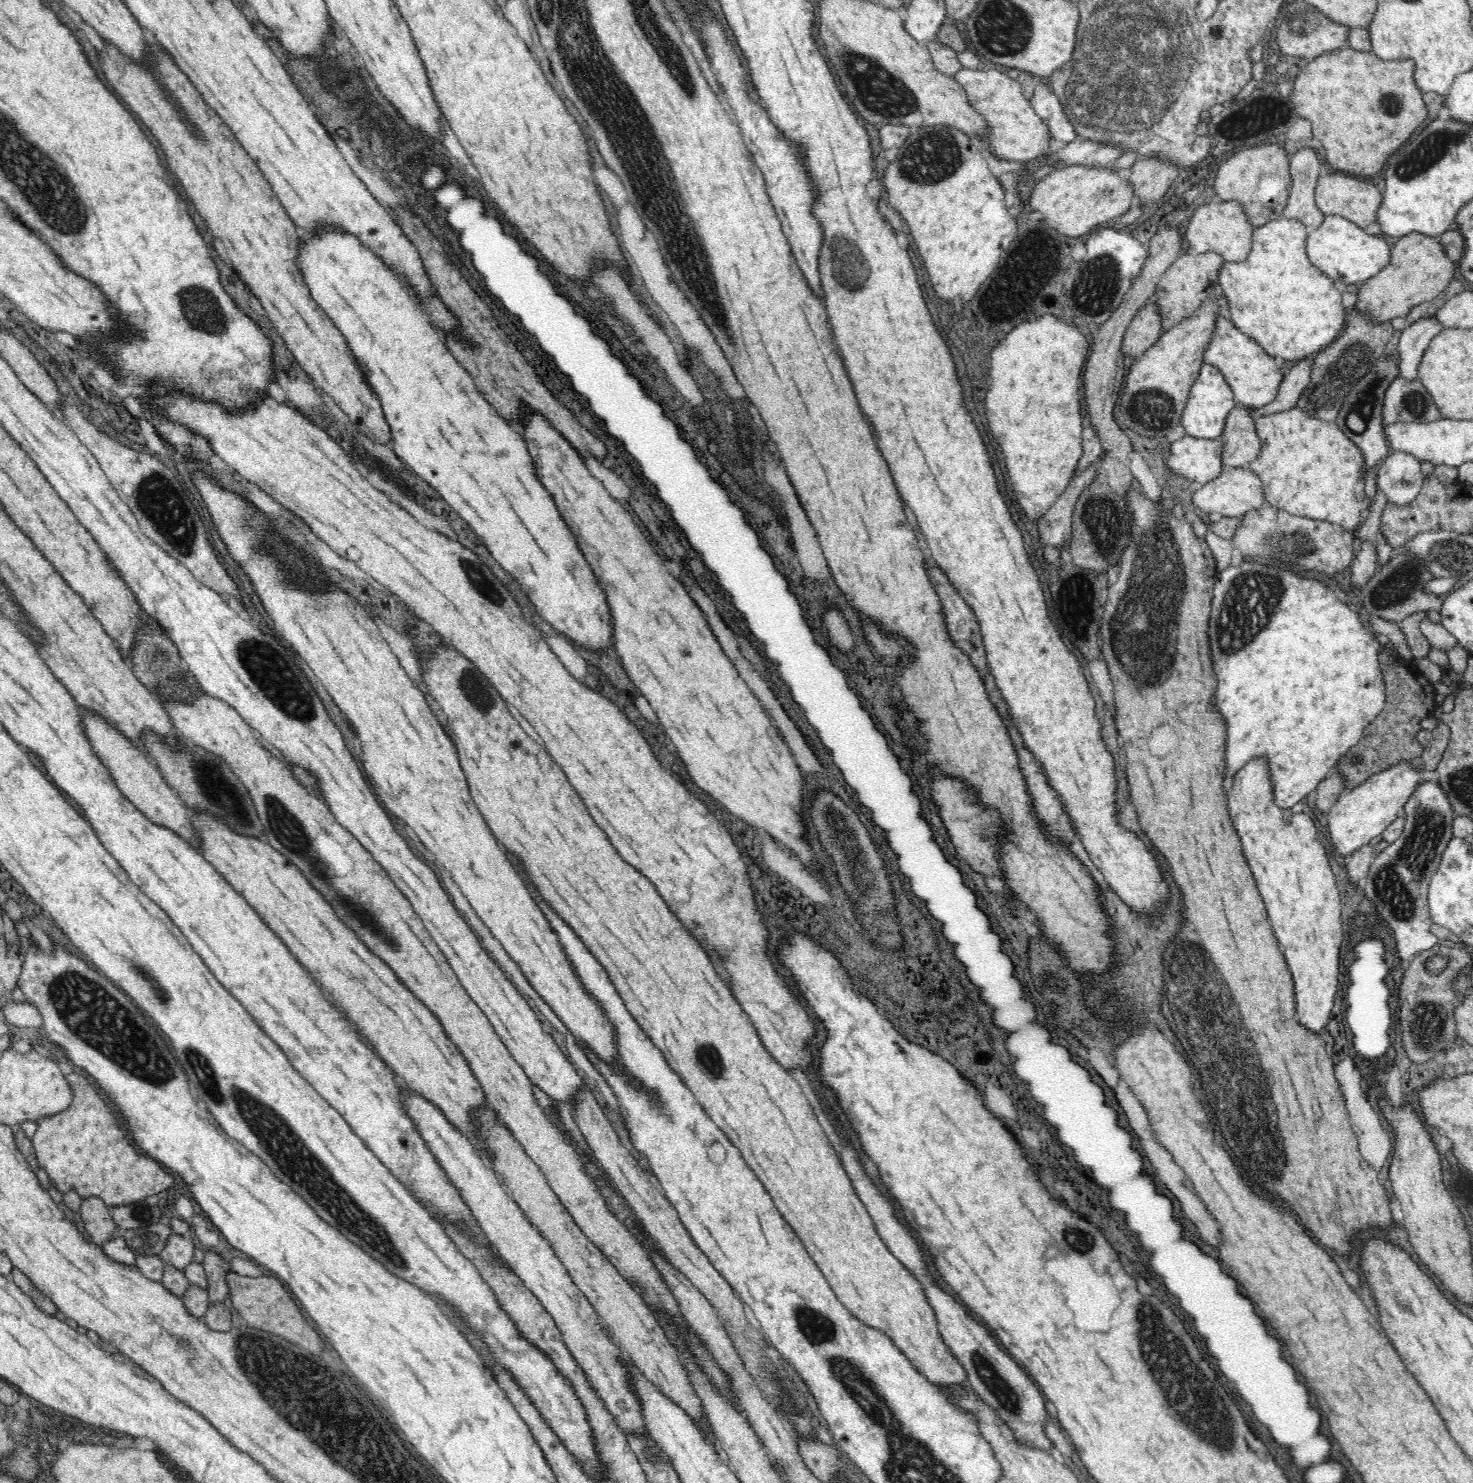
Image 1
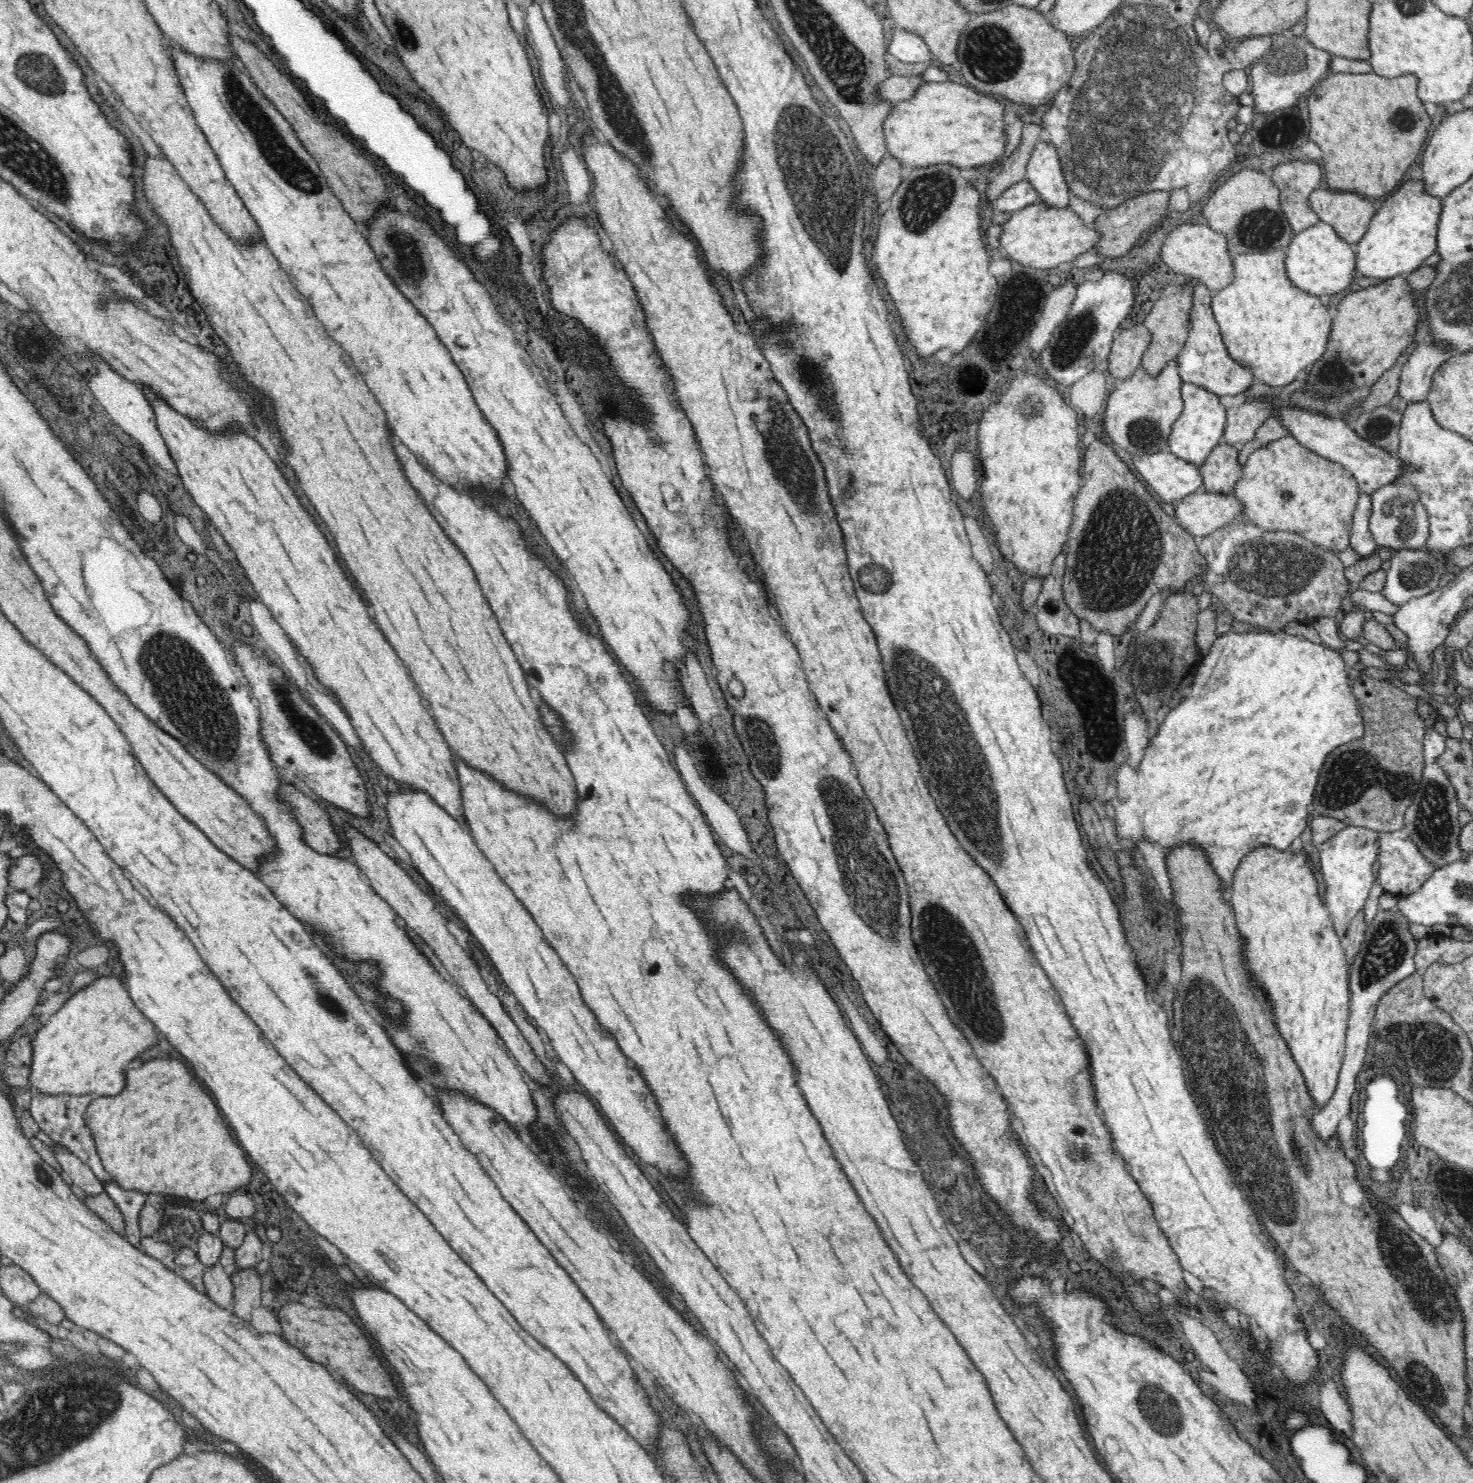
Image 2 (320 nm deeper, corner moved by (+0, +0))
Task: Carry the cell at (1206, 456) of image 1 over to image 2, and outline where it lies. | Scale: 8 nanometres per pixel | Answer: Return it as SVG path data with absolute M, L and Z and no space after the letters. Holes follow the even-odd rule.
M1170 450L1133 457L1132 464L1144 482L1168 504L1202 490L1199 465L1179 458Z

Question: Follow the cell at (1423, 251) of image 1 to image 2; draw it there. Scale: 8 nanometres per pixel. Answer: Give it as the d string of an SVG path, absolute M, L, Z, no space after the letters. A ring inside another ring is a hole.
M1405 273L1393 275L1392 280L1386 279L1386 282L1378 286L1352 291L1342 297L1336 308L1325 353L1309 367L1312 376L1306 379L1305 390L1310 392L1312 397L1326 401L1334 396L1348 395L1351 390L1360 386L1371 388L1375 382L1378 382L1378 378L1396 364L1398 356L1414 341L1418 322L1418 306L1413 299L1416 293L1409 288Z

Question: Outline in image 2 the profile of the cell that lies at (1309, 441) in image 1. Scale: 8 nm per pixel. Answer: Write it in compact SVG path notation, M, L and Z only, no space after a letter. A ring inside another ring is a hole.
M1290 434L1254 450L1234 489L1234 495L1242 499L1242 514L1262 529L1295 531L1335 552L1349 547L1358 494L1357 480L1349 470L1316 454Z

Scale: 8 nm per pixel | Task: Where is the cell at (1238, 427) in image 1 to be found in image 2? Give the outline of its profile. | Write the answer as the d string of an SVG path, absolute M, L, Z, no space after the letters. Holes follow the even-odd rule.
M1221 442L1212 448L1212 452L1202 465L1199 465L1203 477L1203 491L1222 491L1233 494L1235 483L1243 477L1239 448L1232 443Z

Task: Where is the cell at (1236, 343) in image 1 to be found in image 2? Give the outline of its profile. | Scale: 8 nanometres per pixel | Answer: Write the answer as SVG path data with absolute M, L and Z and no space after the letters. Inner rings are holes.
M1199 283L1195 284L1193 305L1189 316L1189 336L1176 358L1179 375L1183 382L1206 387L1219 397L1236 396L1240 392L1246 391L1246 388L1250 388L1250 384L1252 384L1251 369L1247 365L1236 362L1227 351L1211 307L1211 297L1212 291L1208 290L1208 287Z

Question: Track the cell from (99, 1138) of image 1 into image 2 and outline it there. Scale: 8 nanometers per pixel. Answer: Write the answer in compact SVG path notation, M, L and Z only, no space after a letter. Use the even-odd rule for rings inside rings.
M150 1059L146 1062L142 1061L125 1071L125 1086L120 1092L116 1095L96 1097L87 1104L84 1114L81 1115L81 1120L84 1120L85 1126L92 1135L96 1154L100 1157L105 1172L119 1188L150 1192L150 1194L168 1194L178 1200L204 1201L212 1194L230 1193L235 1188L242 1187L252 1180L252 1166L248 1165L248 1161L244 1161L244 1153L241 1152L240 1146L233 1142L228 1126L224 1125L224 1118L220 1117L220 1110L213 1105L212 1098L208 1098L208 1094L204 1094L204 1088L200 1086L200 1082L188 1082L190 1076L192 1076L192 1070L188 1070L184 1063L178 1060Z

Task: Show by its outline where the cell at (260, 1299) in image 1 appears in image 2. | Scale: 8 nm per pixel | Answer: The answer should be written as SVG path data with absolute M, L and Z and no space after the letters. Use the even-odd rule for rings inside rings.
M288 1303L278 1312L282 1339L298 1348L308 1359L328 1364L339 1377L350 1386L371 1398L396 1400L396 1385L388 1376L388 1369L380 1365L380 1358L373 1355L373 1347L368 1344L368 1337L360 1332L360 1326L352 1321L340 1309L313 1308L302 1303Z

